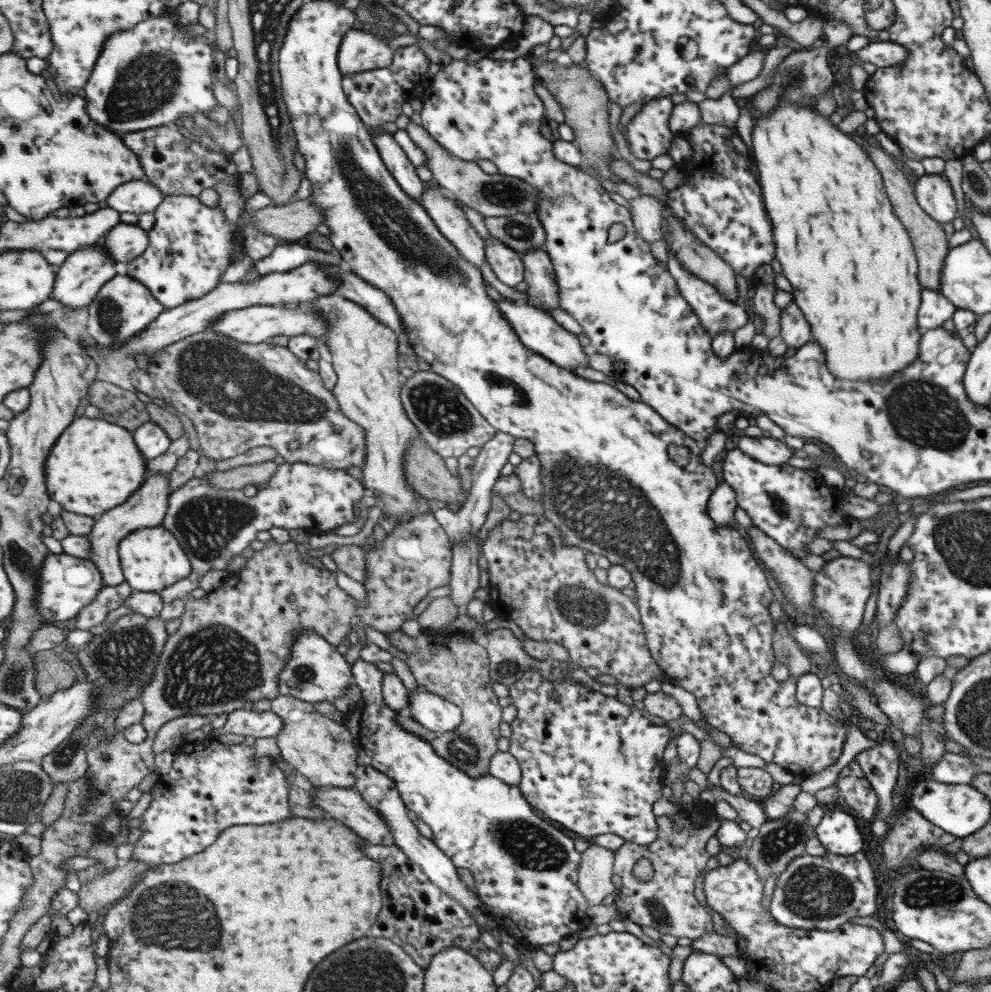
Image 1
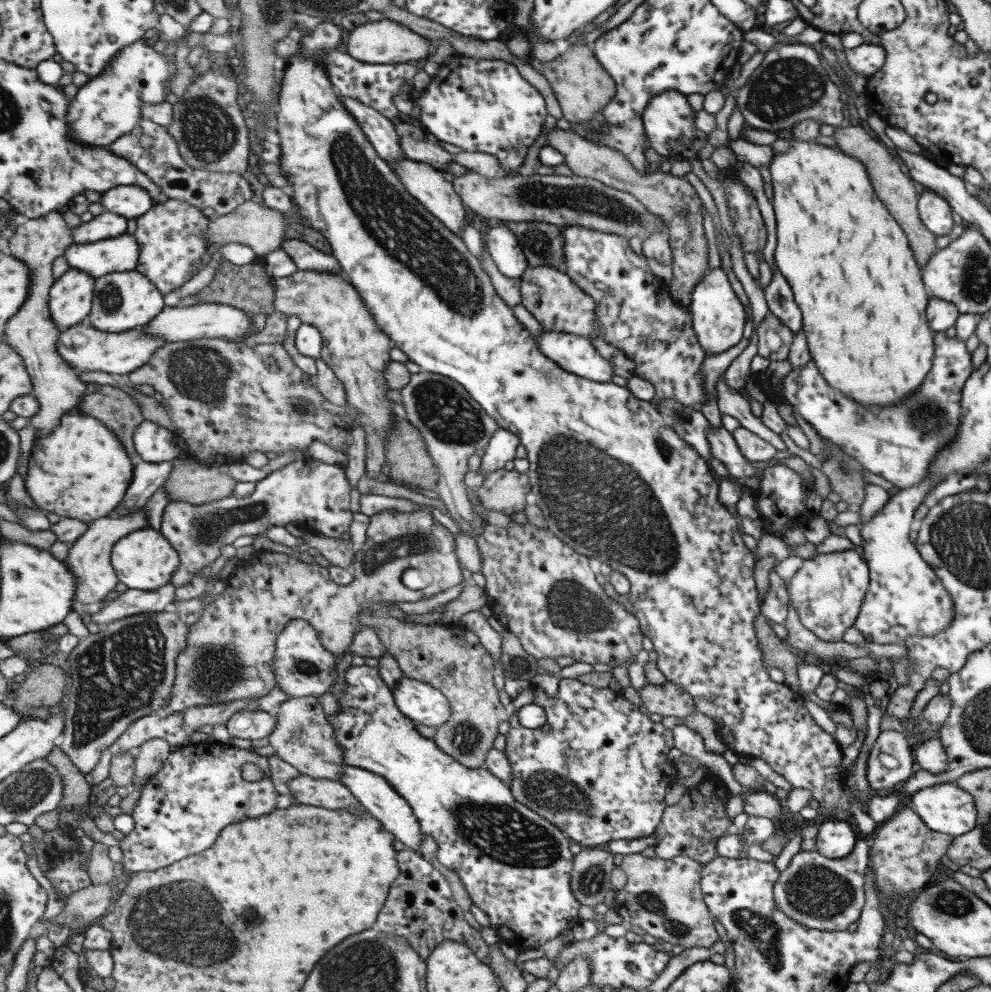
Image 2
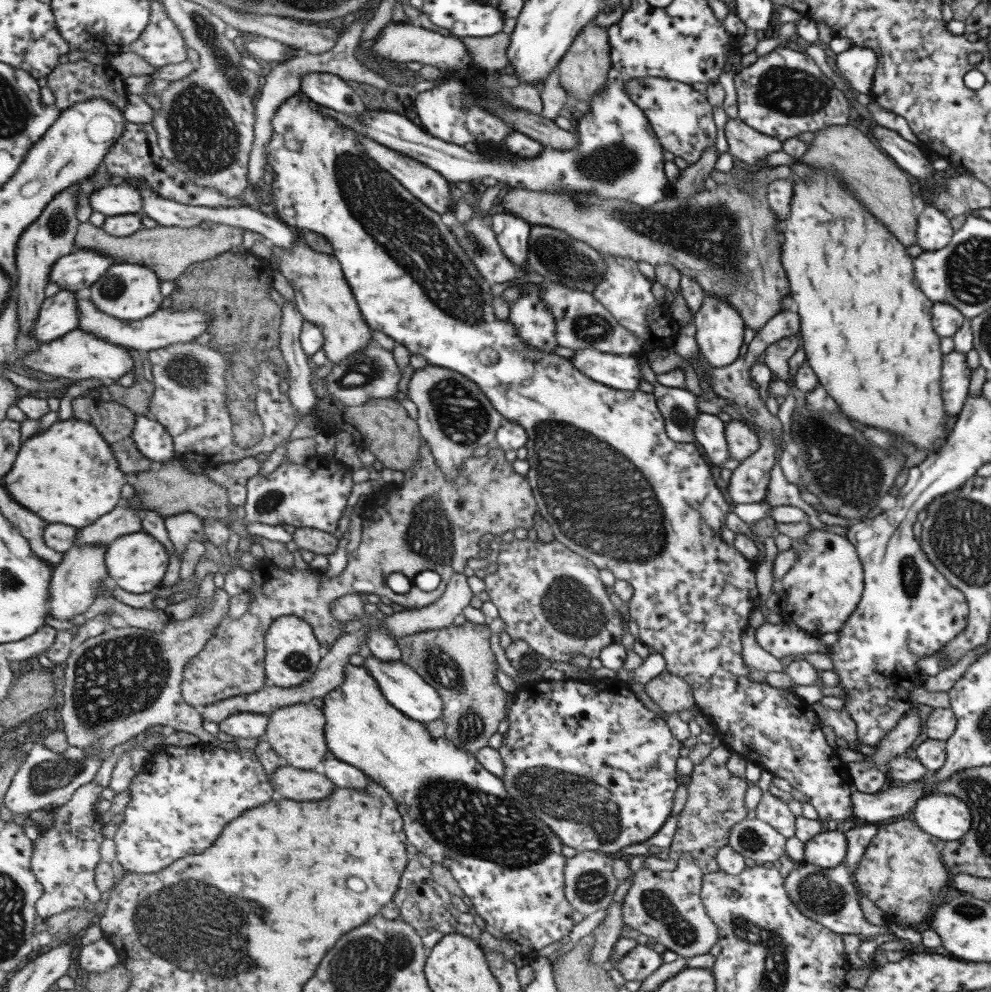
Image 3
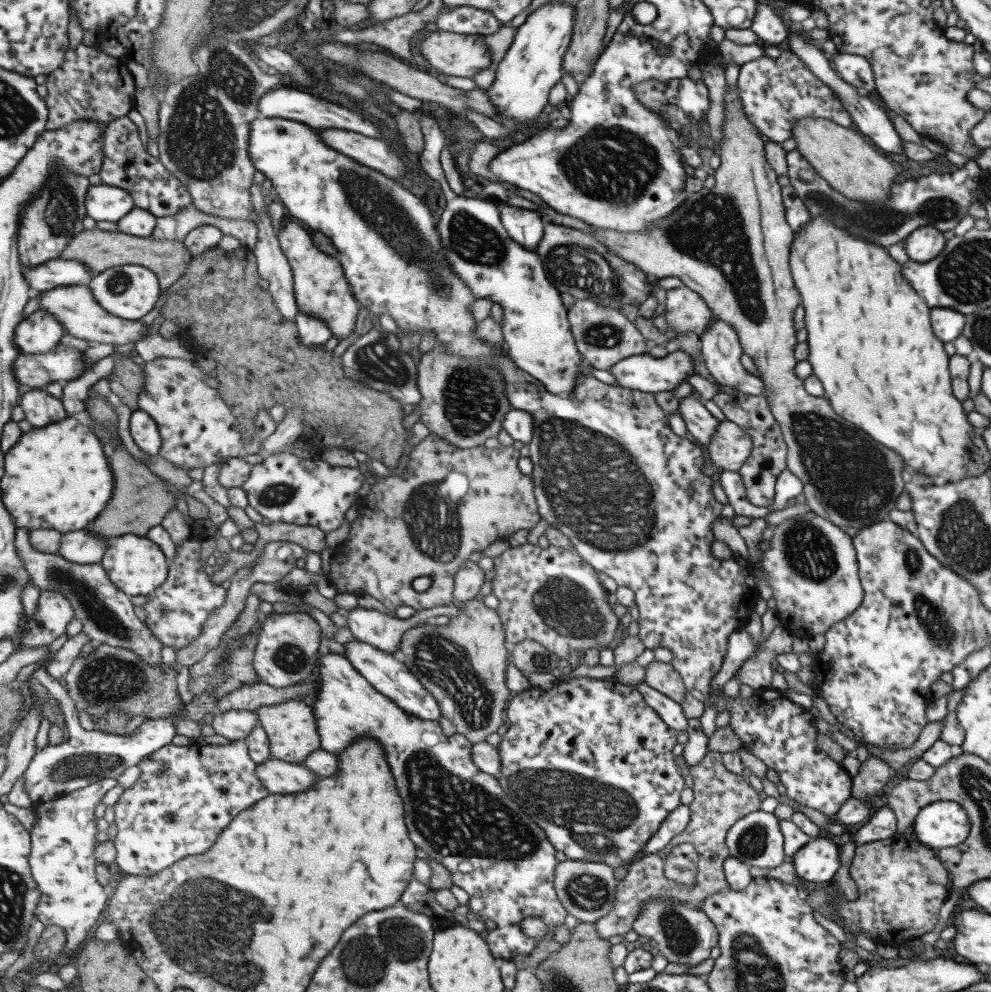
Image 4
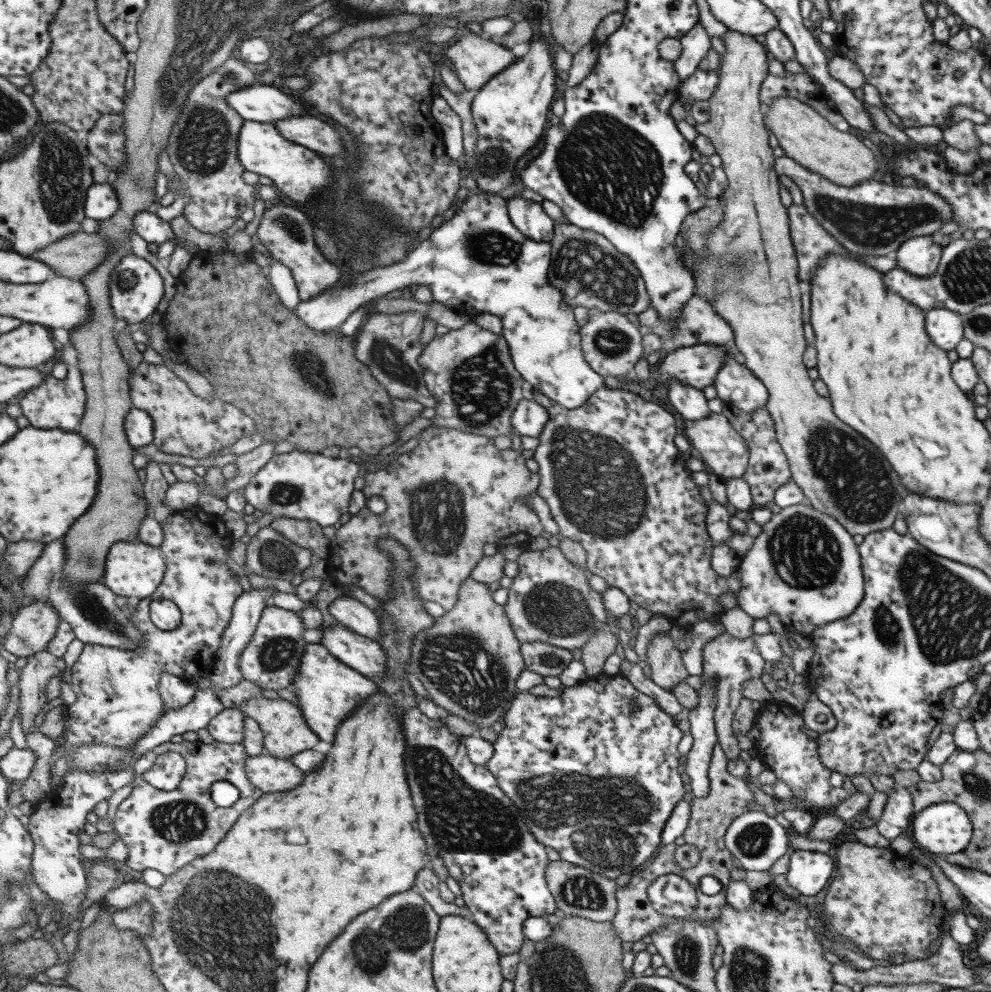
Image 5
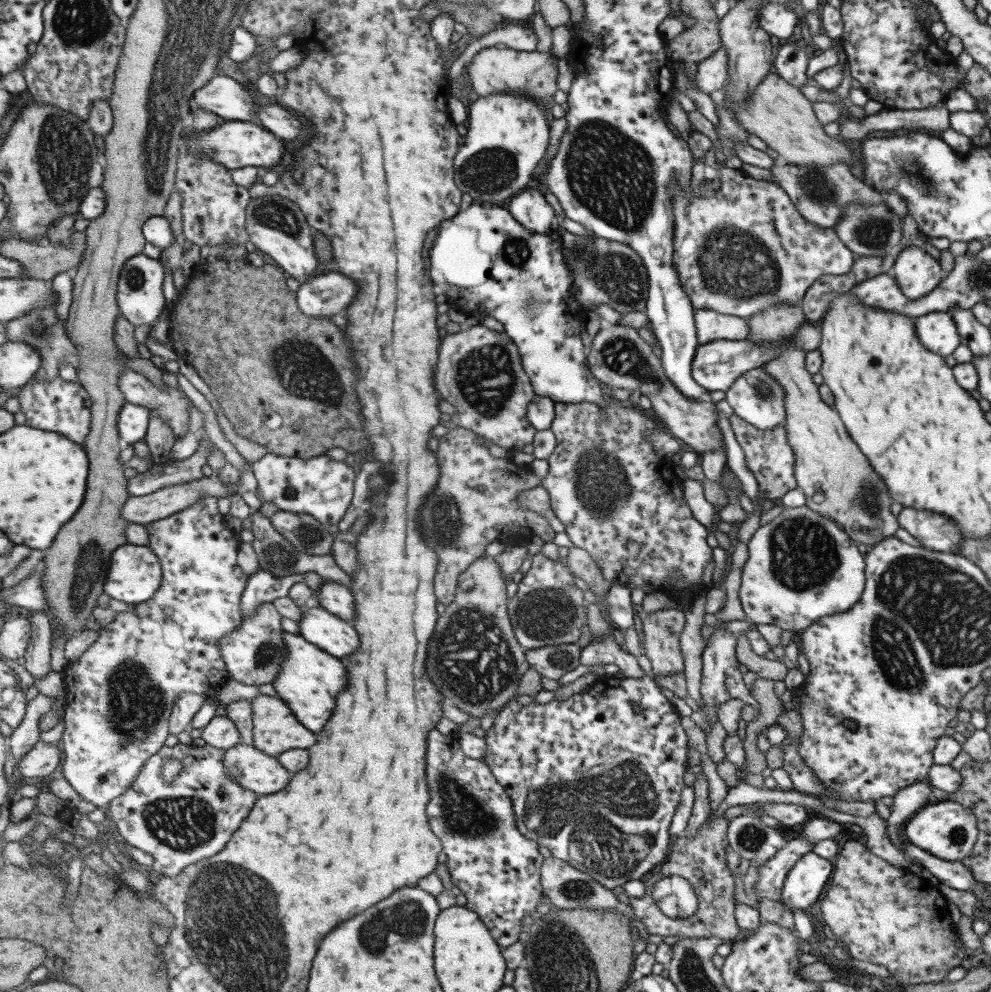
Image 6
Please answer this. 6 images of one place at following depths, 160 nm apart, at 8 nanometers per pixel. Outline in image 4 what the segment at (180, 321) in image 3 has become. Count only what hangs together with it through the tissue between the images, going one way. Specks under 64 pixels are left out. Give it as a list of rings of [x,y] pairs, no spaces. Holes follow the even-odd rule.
[[[67,285],[41,292],[40,310],[57,316],[67,334],[89,341],[90,344],[129,344],[145,338],[145,325],[138,320],[125,320],[104,309],[87,285]]]

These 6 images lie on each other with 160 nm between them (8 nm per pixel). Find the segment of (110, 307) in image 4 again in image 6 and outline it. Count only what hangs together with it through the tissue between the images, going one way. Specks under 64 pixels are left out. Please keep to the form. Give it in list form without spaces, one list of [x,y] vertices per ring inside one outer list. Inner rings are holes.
[[[139,254],[131,258],[126,267],[123,268],[122,275],[118,282],[118,303],[123,316],[135,326],[141,324],[153,325],[155,320],[164,312],[167,306],[165,293],[166,269],[160,259],[149,258],[145,254]]]

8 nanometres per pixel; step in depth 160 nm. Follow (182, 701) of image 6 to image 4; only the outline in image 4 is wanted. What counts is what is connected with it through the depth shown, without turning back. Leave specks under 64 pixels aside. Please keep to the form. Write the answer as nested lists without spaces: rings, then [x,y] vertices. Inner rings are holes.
[[[17,528],[18,552],[30,572],[32,584],[39,591],[54,590],[62,592],[71,605],[75,606],[75,619],[83,624],[84,632],[89,639],[98,645],[107,644],[113,647],[130,648],[151,665],[161,665],[162,643],[153,632],[135,616],[135,606],[131,604],[130,595],[123,592],[110,578],[101,562],[77,564],[58,553],[39,552],[32,547],[28,528]]]

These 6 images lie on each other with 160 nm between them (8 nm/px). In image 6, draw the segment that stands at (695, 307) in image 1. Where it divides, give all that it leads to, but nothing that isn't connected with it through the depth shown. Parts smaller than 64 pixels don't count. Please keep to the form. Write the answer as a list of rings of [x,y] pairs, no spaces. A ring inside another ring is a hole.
[[[757,367],[736,378],[735,382],[725,391],[724,400],[731,406],[734,415],[743,419],[747,424],[759,430],[771,430],[778,424],[784,424],[786,412],[783,405],[783,392],[780,384],[772,379],[771,375]]]

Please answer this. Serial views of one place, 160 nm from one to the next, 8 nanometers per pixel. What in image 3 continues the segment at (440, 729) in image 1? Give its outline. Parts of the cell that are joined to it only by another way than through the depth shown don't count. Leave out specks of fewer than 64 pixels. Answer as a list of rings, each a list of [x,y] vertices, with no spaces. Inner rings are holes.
[[[373,654],[365,660],[363,664],[364,668],[369,669],[371,674],[374,674],[375,680],[381,684],[382,691],[390,703],[395,705],[395,708],[422,723],[442,718],[444,709],[442,696],[434,686],[425,681],[411,666],[407,666],[402,661],[383,662]]]

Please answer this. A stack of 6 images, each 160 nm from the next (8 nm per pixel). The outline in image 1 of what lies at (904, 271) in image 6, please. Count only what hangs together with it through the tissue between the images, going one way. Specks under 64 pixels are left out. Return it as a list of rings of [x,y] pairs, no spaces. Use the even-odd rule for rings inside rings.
[[[925,173],[919,176],[913,189],[916,203],[936,223],[943,224],[955,218],[955,198],[942,174]]]

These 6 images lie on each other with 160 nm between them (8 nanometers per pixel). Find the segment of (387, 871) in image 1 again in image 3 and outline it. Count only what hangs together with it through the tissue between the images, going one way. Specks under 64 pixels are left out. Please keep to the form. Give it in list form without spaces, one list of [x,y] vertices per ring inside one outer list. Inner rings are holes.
[[[417,856],[416,859],[410,860],[406,871],[403,873],[401,886],[396,892],[393,902],[398,907],[399,917],[412,924],[419,931],[429,951],[437,946],[444,936],[453,933],[464,934],[475,940],[481,936],[482,930],[475,924],[473,916],[455,908],[450,889],[435,881],[432,869],[423,865]]]

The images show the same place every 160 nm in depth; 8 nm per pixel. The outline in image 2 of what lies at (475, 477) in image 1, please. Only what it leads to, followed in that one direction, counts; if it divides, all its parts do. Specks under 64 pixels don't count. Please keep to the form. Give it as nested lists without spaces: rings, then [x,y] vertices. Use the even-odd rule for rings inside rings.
[[[500,428],[485,448],[479,474],[485,478],[490,472],[505,468],[507,460],[513,461],[517,456],[517,448],[522,444],[521,437],[519,433]]]

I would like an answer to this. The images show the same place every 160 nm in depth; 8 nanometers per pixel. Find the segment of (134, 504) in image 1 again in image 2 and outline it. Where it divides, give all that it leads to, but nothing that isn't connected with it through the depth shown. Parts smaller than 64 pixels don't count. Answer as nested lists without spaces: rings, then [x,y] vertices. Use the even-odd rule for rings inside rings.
[[[144,506],[141,510],[126,514],[126,516],[94,520],[88,531],[72,543],[66,564],[69,564],[70,570],[74,572],[75,576],[78,576],[78,594],[75,595],[76,607],[79,604],[94,606],[103,601],[111,590],[115,590],[115,586],[120,581],[112,560],[115,544],[136,530],[147,528],[149,523],[149,512],[146,512]]]

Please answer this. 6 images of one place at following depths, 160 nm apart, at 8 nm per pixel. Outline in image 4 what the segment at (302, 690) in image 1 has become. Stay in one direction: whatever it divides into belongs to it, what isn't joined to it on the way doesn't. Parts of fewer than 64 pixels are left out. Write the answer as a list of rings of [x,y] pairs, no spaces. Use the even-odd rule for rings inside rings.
[[[302,612],[269,614],[263,620],[259,644],[254,654],[255,671],[260,681],[275,688],[285,688],[305,680],[313,672],[316,656],[322,651],[323,635],[317,620]]]

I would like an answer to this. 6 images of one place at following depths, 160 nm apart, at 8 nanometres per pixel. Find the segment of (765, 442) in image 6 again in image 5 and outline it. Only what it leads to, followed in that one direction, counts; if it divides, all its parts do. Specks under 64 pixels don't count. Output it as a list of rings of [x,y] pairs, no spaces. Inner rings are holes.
[[[721,403],[721,414],[726,416],[729,424],[739,433],[748,448],[747,466],[741,478],[748,484],[755,507],[763,508],[764,504],[772,500],[775,490],[790,480],[786,456],[776,441],[772,418],[765,408],[758,408],[755,412],[743,412],[736,406]]]

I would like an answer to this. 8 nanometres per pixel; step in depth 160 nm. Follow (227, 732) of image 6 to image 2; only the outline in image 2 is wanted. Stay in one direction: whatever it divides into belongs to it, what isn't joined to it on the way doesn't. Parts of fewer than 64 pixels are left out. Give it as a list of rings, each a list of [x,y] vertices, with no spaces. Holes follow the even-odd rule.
[[[261,709],[241,710],[234,714],[225,725],[232,737],[252,741],[270,738],[277,726],[277,721],[276,716]]]

